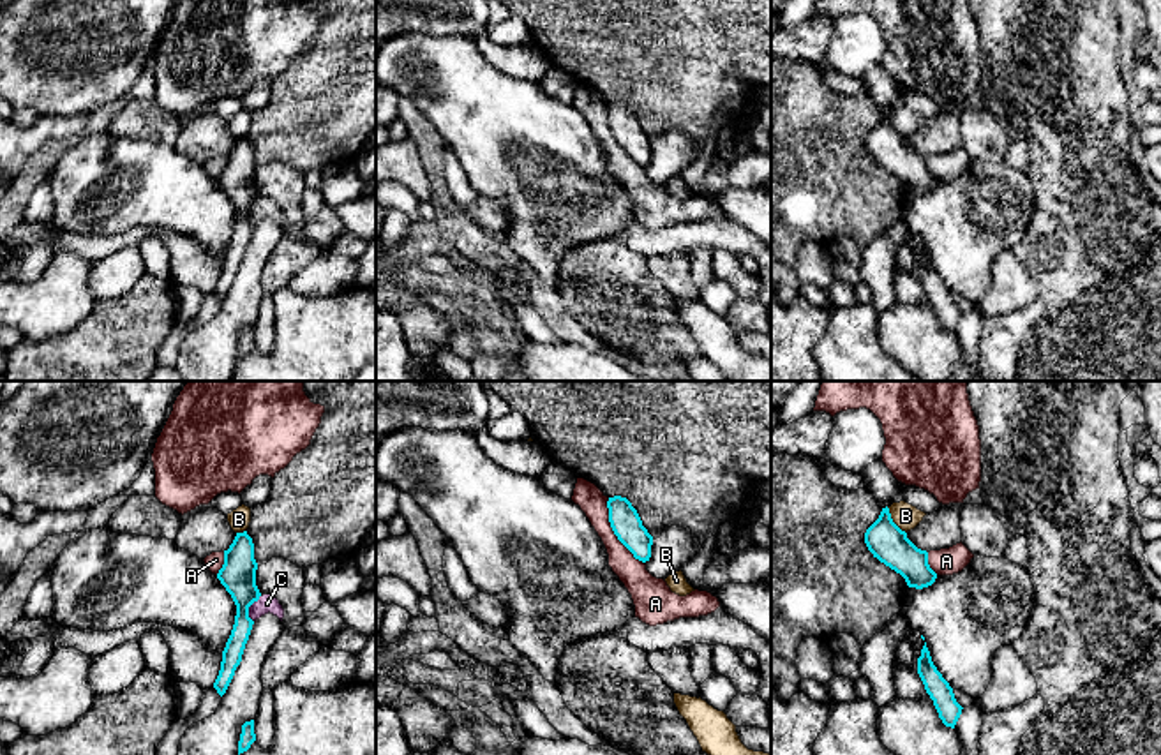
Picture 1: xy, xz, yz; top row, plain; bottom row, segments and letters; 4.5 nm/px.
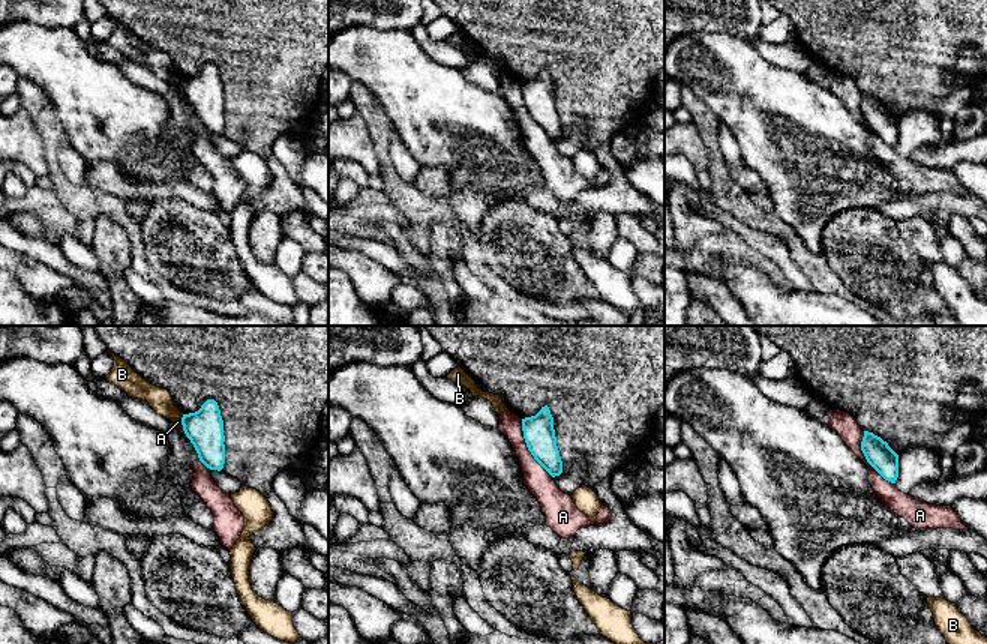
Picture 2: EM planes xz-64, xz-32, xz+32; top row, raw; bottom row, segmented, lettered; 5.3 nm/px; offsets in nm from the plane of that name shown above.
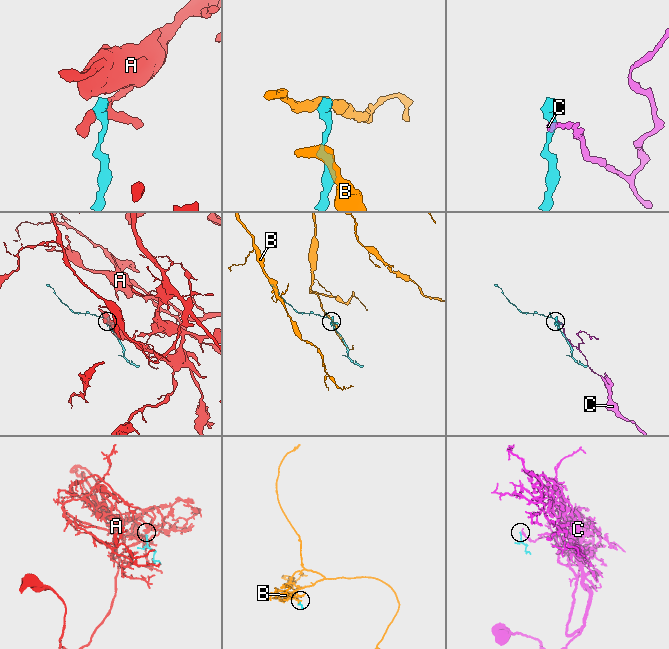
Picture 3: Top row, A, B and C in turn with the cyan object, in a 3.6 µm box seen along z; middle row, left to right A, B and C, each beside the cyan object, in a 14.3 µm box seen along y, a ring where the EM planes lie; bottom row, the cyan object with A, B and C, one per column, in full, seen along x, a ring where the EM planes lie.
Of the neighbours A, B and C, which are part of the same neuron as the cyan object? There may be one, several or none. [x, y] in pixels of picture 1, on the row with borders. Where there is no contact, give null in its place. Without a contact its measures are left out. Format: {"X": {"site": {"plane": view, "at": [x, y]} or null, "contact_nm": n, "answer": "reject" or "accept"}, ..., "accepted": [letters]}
{"A": {"site": {"plane": "xz", "at": [613, 530]}, "contact_nm": 340, "answer": "reject"}, "B": {"site": {"plane": "yz", "at": [891, 521]}, "contact_nm": 160, "answer": "reject"}, "C": {"site": {"plane": "xy", "at": [247, 609]}, "contact_nm": 130, "answer": "reject"}, "accepted": []}

